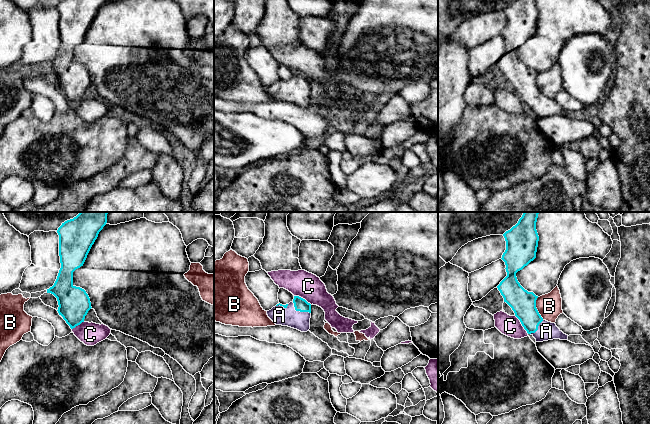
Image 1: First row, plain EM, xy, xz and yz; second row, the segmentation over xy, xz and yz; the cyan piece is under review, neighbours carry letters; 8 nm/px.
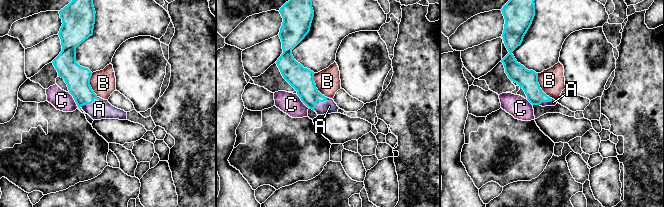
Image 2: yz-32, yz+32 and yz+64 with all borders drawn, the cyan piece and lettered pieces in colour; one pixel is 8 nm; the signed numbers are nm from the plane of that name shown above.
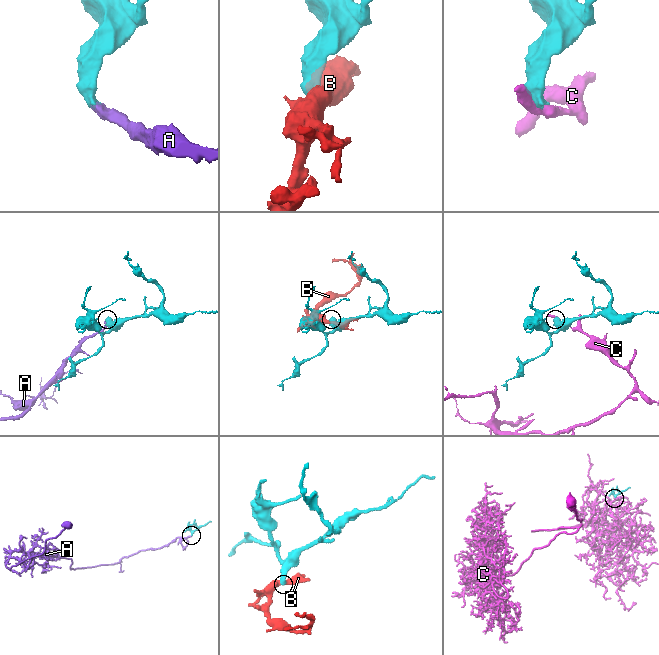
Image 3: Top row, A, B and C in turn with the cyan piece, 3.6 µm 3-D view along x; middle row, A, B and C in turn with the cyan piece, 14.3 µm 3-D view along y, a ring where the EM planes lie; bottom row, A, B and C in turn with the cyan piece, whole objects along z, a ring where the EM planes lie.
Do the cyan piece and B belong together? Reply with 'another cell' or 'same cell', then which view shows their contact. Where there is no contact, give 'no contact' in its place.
another cell; meets cyan in yz

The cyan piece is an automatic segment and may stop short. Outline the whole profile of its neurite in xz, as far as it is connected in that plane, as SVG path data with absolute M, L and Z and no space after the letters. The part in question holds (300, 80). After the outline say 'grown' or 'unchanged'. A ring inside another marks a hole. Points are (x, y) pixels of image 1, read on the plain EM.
M294 72L292 78L286 81L277 80L267 87L267 91L276 101L307 108L310 105L311 80L299 72Z; grown

